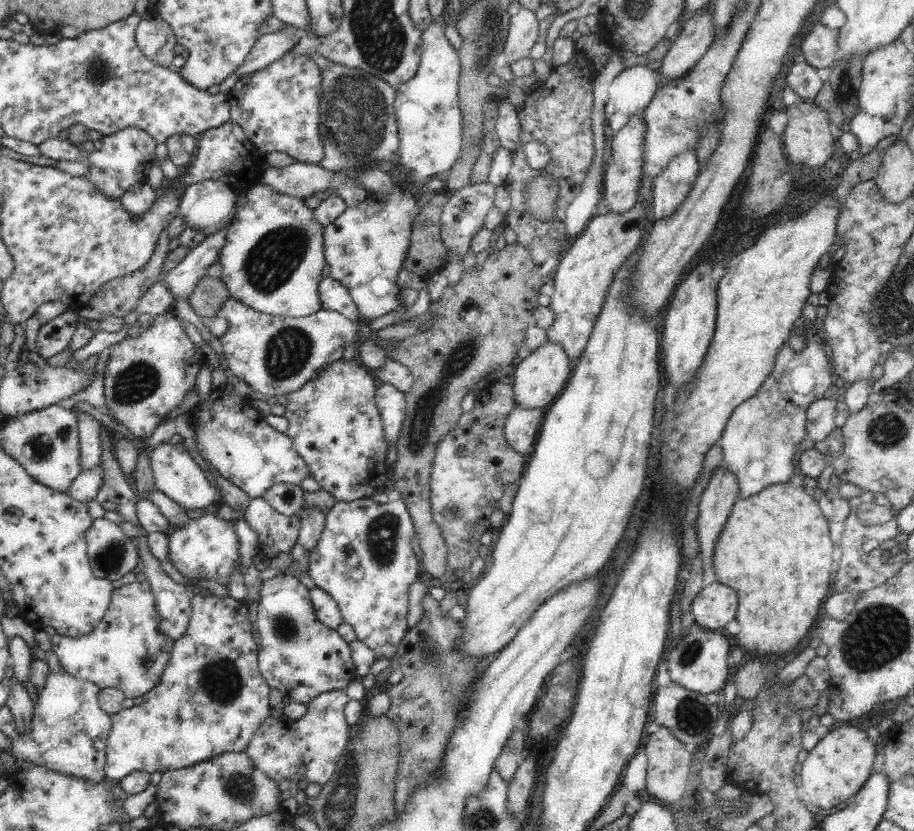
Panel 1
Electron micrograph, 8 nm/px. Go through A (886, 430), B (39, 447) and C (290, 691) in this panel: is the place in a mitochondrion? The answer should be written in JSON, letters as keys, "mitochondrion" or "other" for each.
{"A":"mitochondrion","B":"mitochondrion","C":"other"}

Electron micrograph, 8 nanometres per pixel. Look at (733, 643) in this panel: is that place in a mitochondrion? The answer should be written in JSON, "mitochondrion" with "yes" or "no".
{"mitochondrion":"no"}

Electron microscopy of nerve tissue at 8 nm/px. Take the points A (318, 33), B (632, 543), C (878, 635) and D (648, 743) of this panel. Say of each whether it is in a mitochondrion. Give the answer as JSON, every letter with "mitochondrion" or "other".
{"A":"other","B":"other","C":"mitochondrion","D":"other"}

